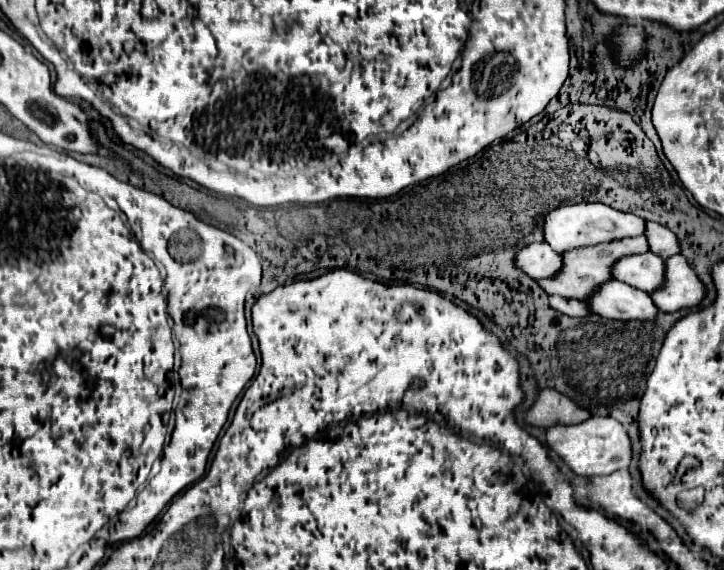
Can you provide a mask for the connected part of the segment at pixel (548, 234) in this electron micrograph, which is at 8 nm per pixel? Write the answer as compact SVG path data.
M580 203L580 205L562 205L550 211L544 217L544 241L556 251L568 251L572 247L588 247L606 243L612 239L636 237L644 233L644 219L632 213L616 211L604 203Z

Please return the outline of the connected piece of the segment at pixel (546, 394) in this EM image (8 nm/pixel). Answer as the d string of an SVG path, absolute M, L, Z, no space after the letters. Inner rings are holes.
M542 389L534 405L526 411L524 421L534 427L552 427L552 425L572 425L588 419L590 413L584 407L578 407L572 399L558 393L556 389Z

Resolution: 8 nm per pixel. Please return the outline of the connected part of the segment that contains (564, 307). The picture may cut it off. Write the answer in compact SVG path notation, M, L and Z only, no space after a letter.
M548 295L548 303L554 311L560 311L564 315L570 317L584 317L588 315L588 311L584 311L584 303L580 303L578 299L566 299L560 295Z

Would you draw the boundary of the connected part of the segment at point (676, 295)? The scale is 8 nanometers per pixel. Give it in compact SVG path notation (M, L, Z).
M672 255L664 261L664 285L650 293L652 303L660 311L678 311L682 307L698 305L706 289L696 279L692 267L688 267L682 255Z

